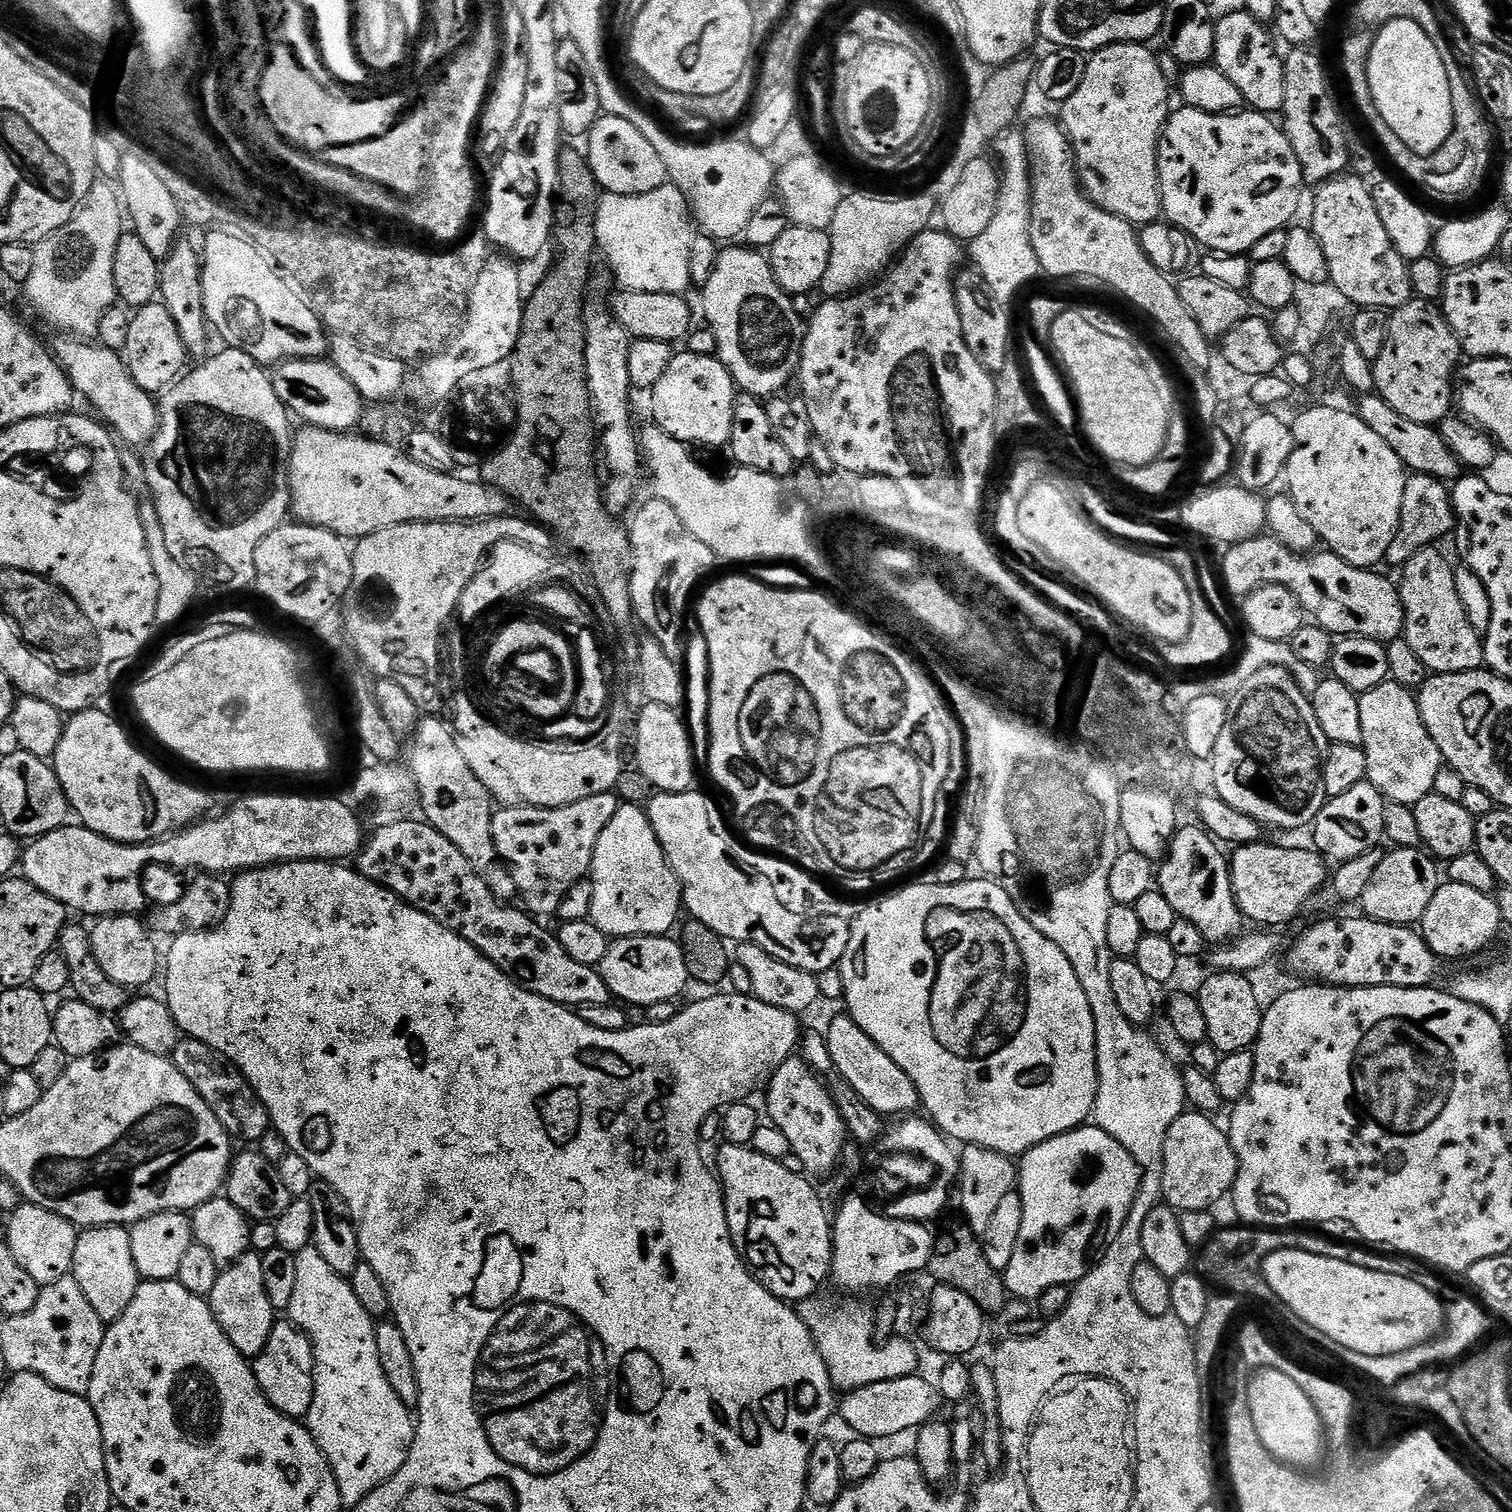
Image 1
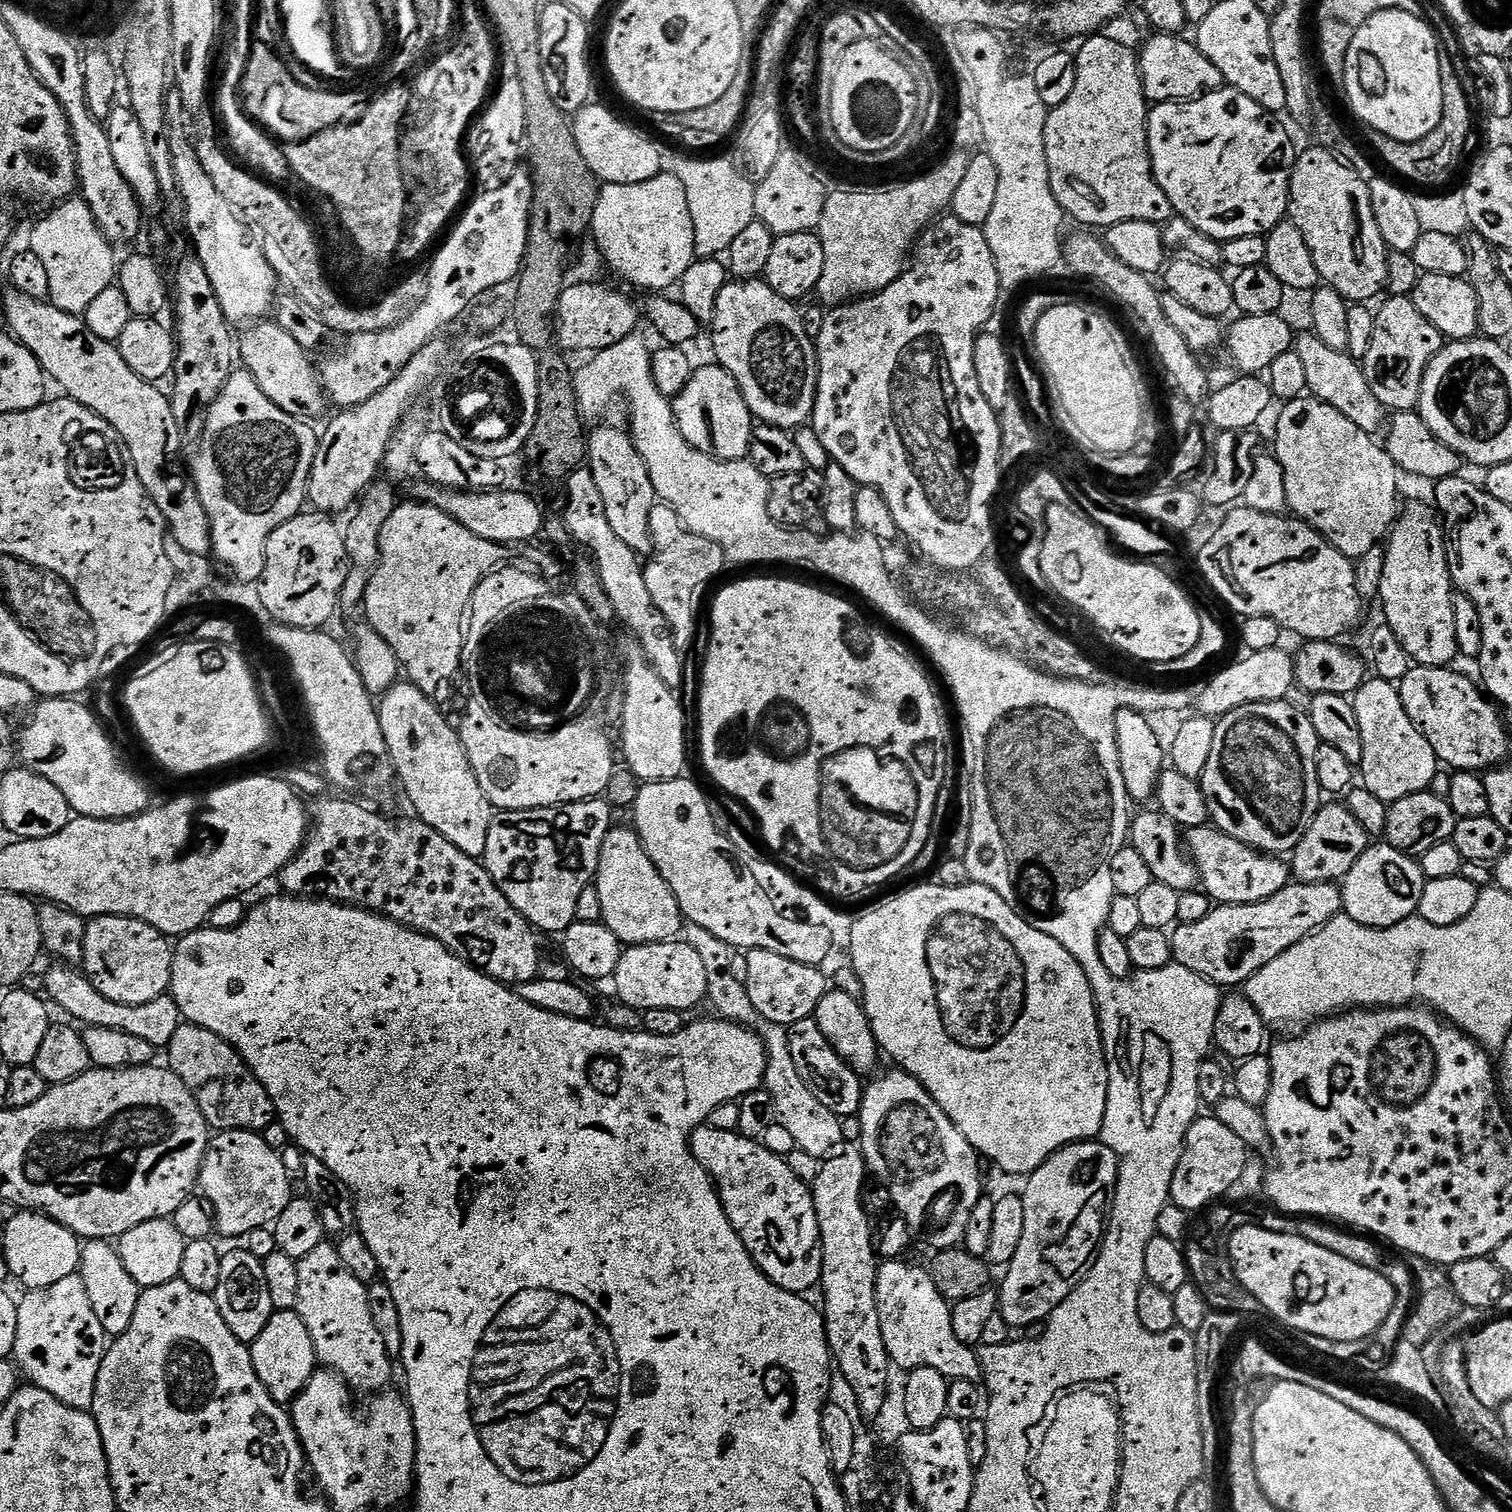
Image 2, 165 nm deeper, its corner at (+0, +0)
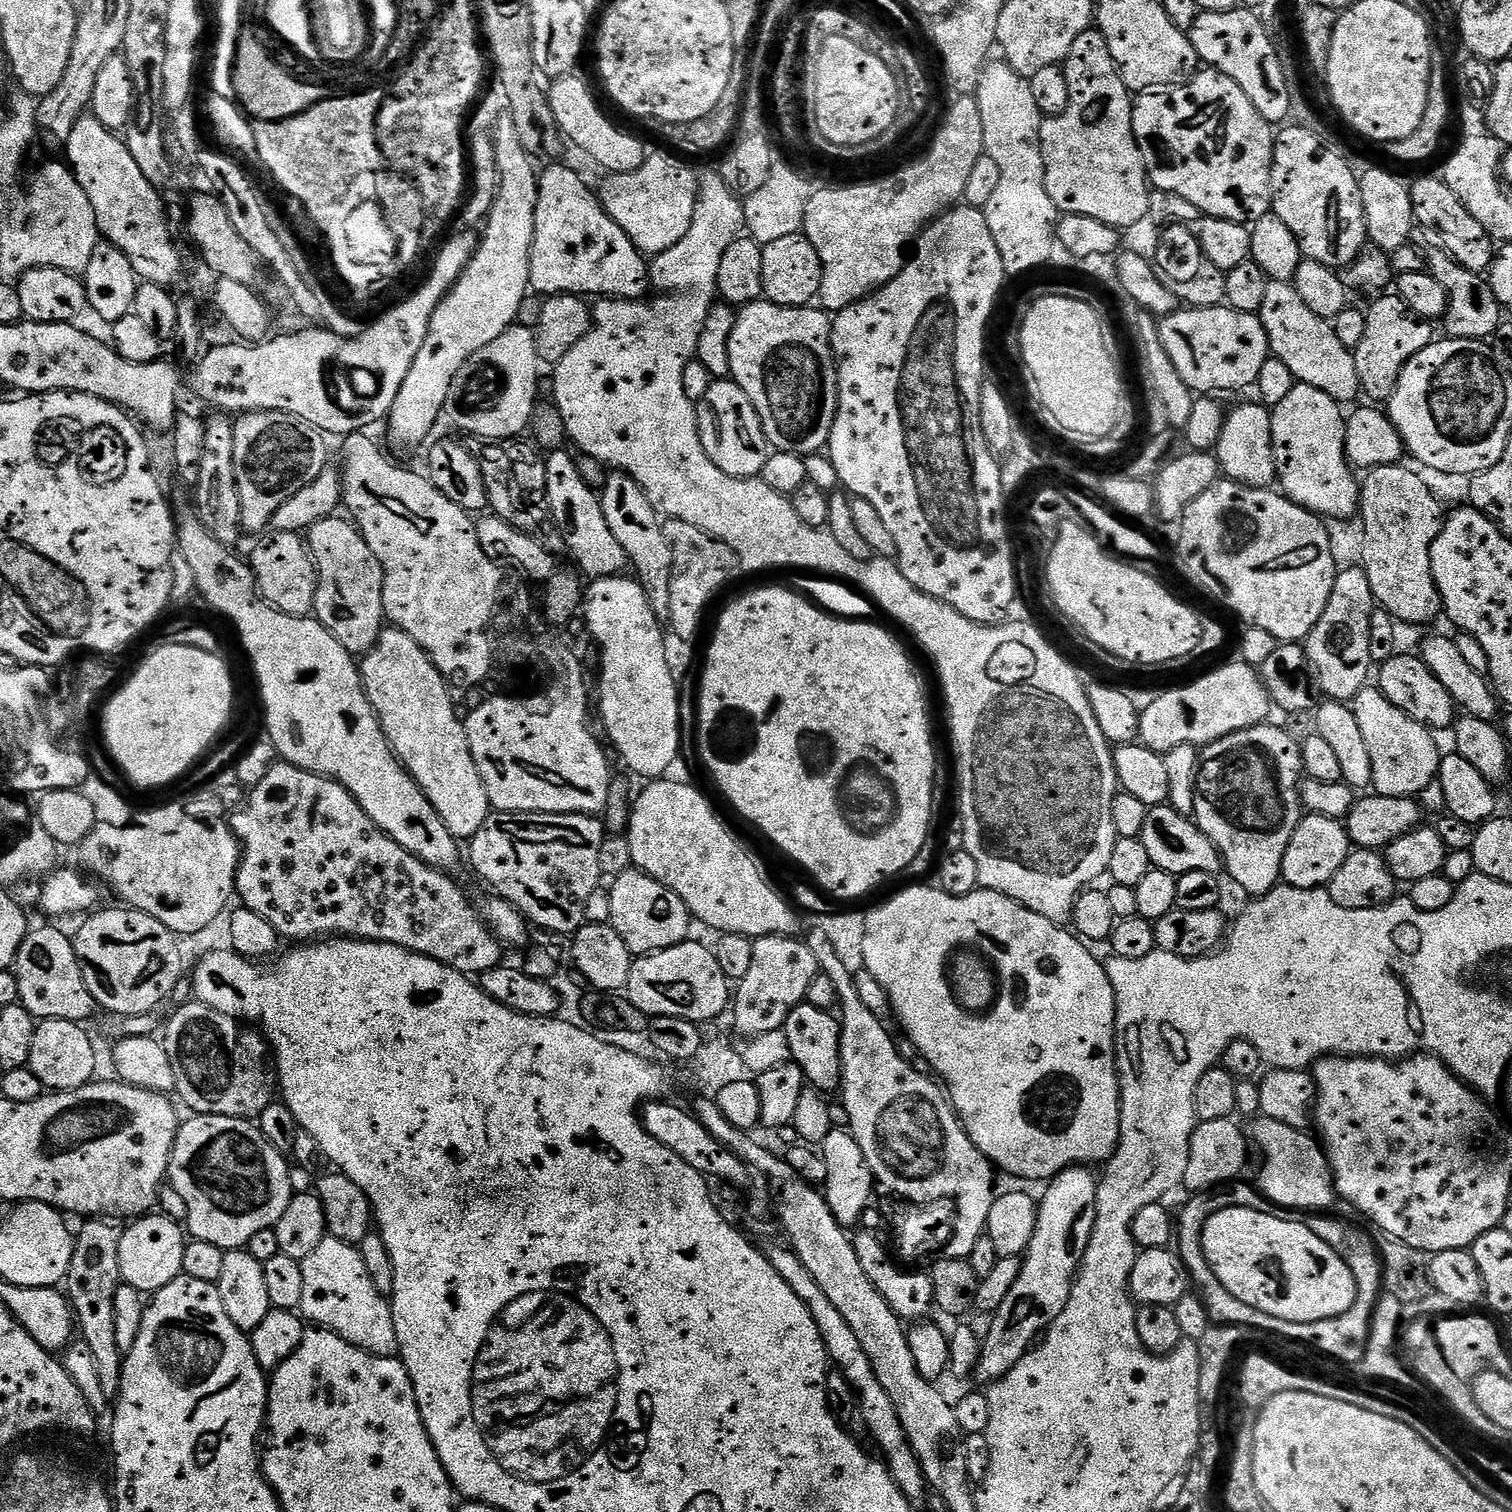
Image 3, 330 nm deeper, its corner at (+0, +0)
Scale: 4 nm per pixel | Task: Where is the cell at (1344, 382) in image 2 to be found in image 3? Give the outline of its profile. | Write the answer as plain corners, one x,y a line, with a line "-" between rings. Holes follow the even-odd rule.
1269,280
1266,298
1258,313
1268,335
1268,346
1273,357
1286,364
1296,382
1309,384
1322,394
1330,394
1337,402
1352,400
1361,395
1358,366
1353,349
1342,346
1338,334
1329,321
1323,320
1298,294
1295,283

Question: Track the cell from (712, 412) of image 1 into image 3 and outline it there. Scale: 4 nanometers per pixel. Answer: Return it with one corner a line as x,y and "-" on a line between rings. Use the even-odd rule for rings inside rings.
713,379
710,390
706,390
706,398
696,404
696,421
702,450
706,450
710,462
714,462
718,470
743,480
759,477
763,473
770,455
770,445
762,430
758,410
754,410
754,402
746,398
746,394
735,380

